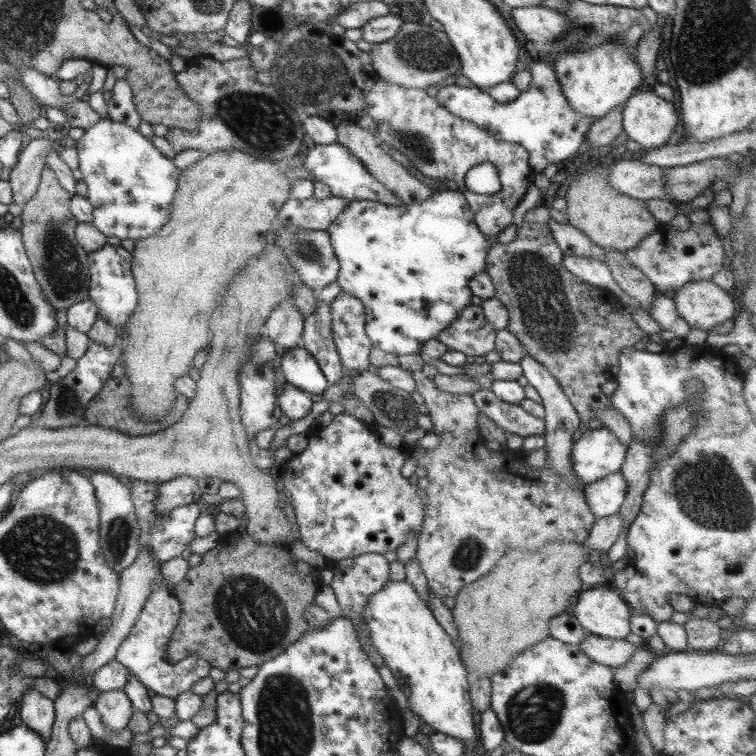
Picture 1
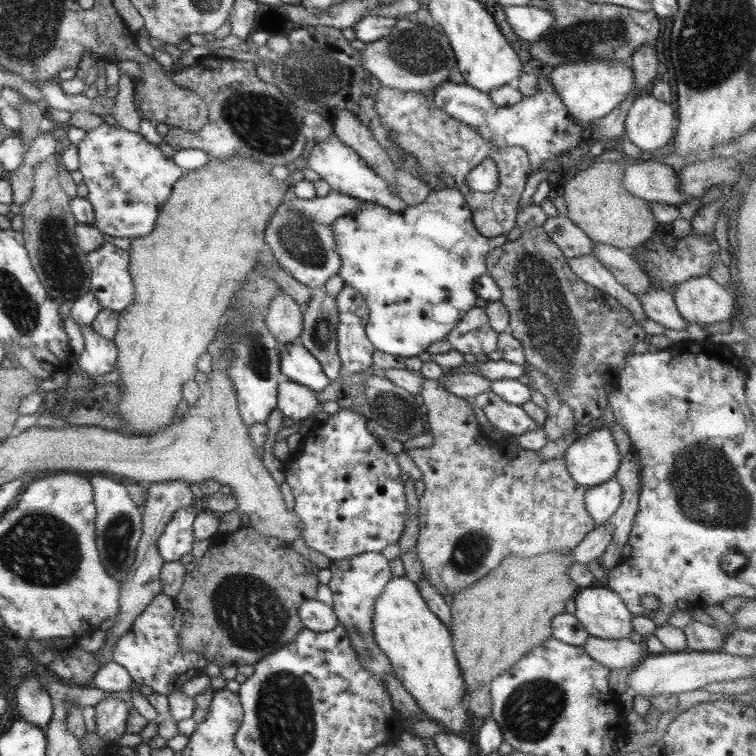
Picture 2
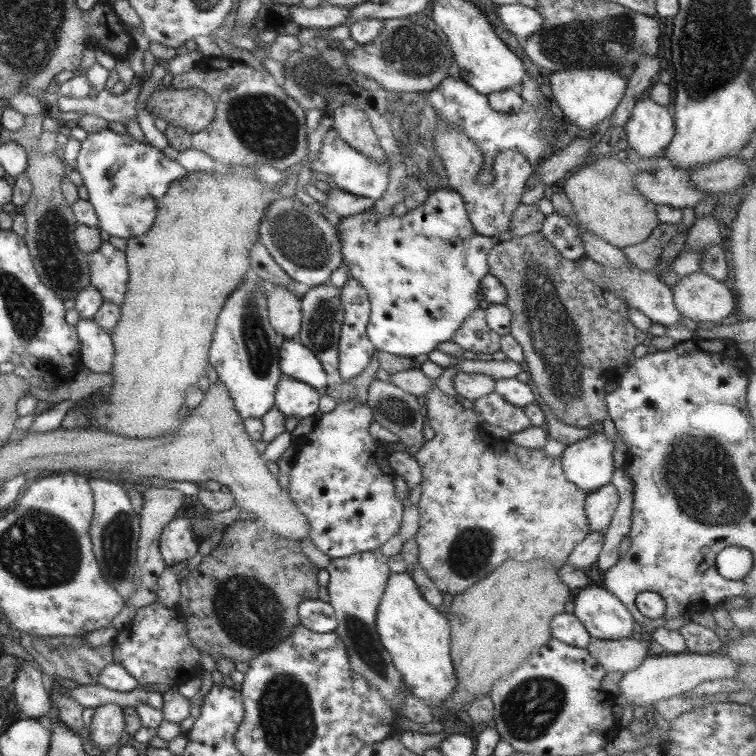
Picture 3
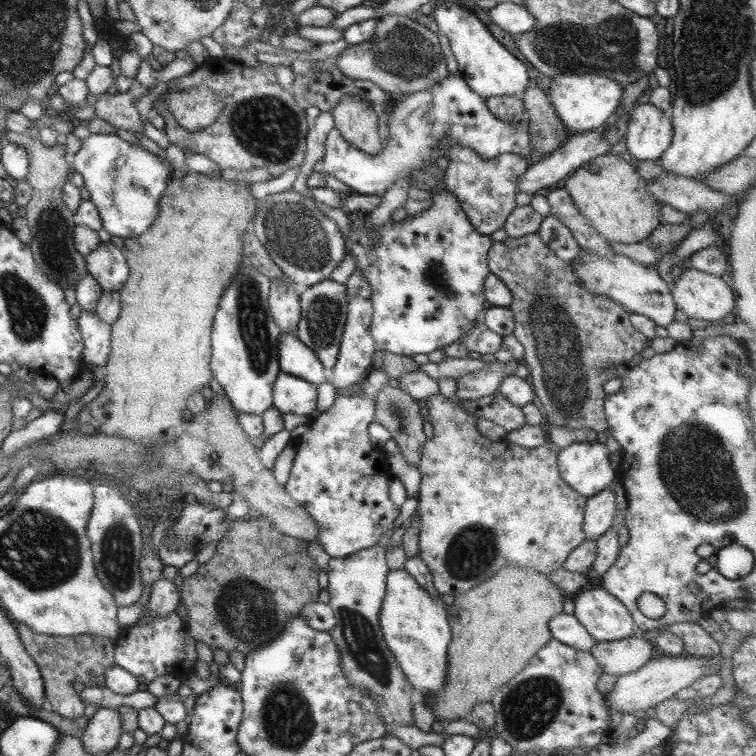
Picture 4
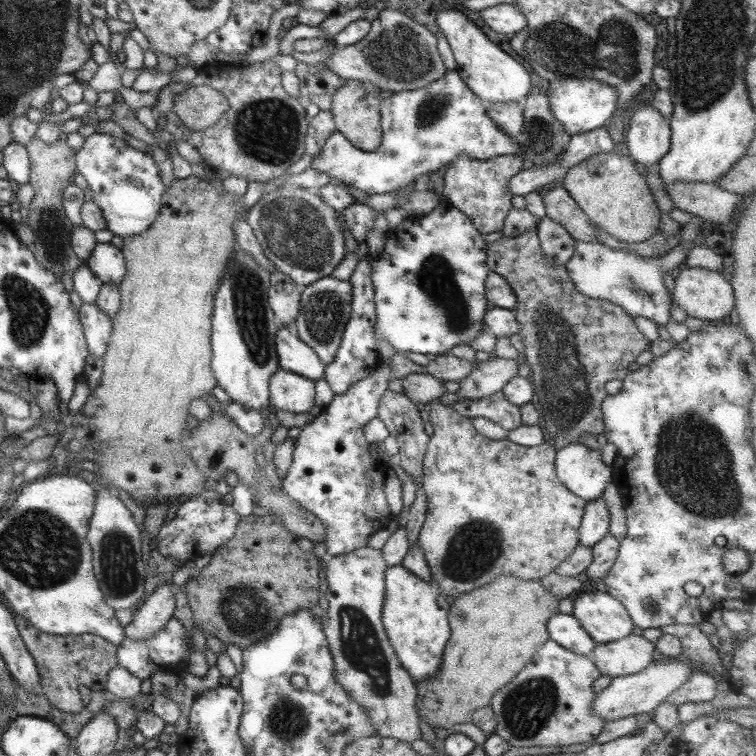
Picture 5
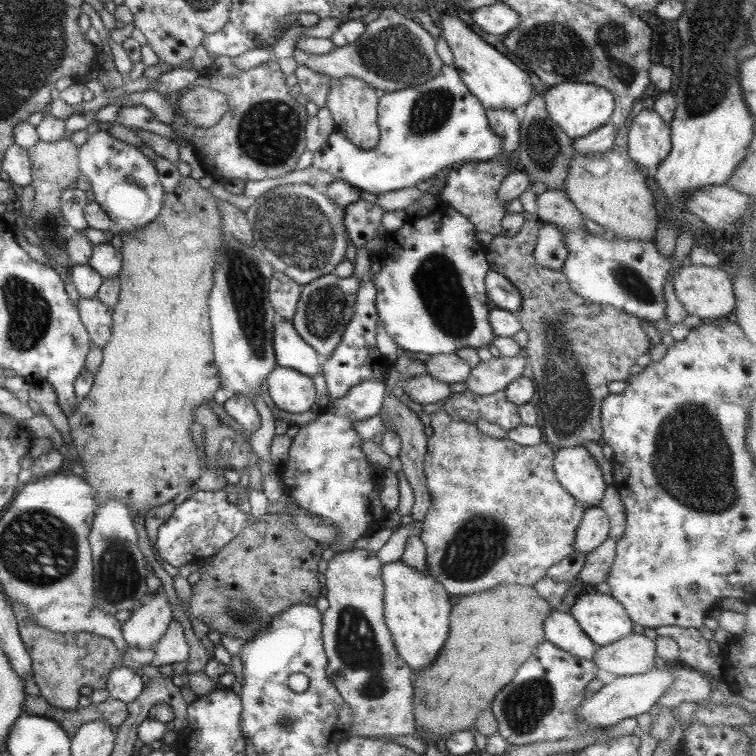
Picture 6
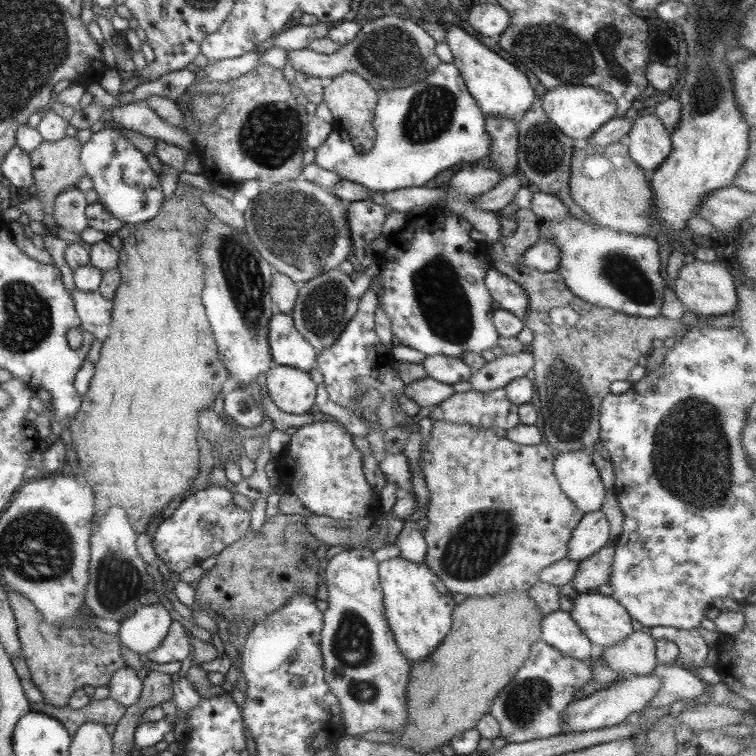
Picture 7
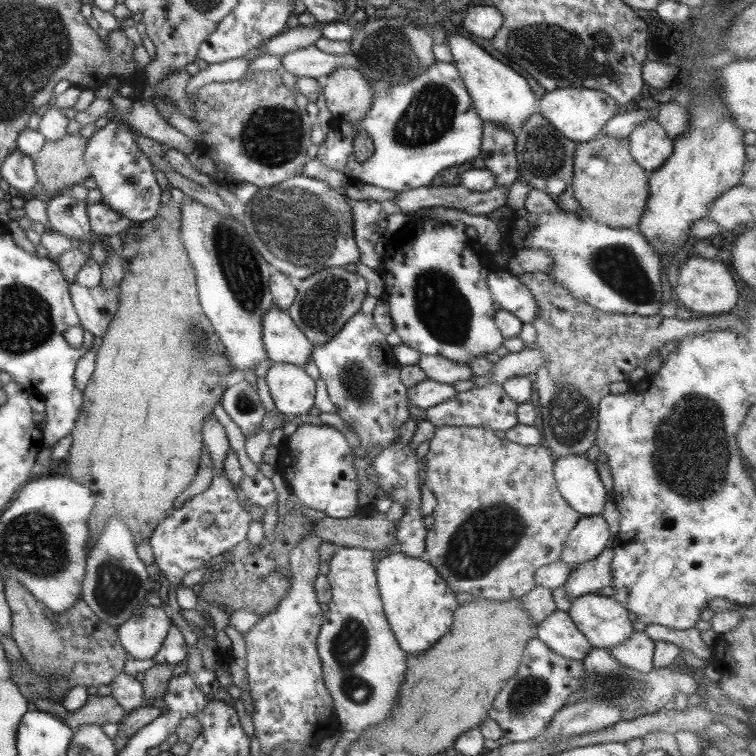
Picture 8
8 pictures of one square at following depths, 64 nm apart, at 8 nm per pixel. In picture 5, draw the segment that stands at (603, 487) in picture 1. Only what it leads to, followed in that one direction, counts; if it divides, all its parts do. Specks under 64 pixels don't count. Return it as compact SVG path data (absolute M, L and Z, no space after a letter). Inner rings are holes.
M597 497L587 501L581 517L579 533L579 545L592 547L608 534L609 512L603 497Z

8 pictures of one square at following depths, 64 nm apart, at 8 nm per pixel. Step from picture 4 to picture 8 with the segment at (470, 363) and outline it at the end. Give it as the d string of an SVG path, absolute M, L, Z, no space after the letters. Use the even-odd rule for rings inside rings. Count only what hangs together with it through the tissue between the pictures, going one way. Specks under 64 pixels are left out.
M422 355L417 365L427 379L438 383L453 384L459 380L469 380L472 373L467 366L460 366L455 362L439 355Z

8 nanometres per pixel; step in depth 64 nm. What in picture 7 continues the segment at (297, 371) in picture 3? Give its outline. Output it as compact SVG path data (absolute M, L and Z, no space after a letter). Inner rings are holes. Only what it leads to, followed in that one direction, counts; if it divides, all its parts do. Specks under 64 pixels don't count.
M274 311L267 324L267 345L272 365L309 373L316 363L316 350L295 330L290 314Z

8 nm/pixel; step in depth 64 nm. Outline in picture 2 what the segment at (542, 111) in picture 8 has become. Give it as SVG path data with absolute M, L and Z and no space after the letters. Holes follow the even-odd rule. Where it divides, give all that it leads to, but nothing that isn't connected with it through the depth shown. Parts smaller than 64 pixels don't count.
M592 57L579 63L560 64L548 71L548 78L568 116L587 128L593 121L609 115L611 110L619 106L634 84L628 62L619 61L615 57Z

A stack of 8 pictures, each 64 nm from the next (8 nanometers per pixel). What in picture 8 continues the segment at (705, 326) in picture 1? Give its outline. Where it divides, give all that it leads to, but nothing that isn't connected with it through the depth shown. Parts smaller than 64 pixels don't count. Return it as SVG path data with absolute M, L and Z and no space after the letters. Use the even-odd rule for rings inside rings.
M691 257L678 267L675 296L680 305L689 309L693 315L719 315L727 313L737 304L737 286L731 278L733 274L719 262L703 258Z

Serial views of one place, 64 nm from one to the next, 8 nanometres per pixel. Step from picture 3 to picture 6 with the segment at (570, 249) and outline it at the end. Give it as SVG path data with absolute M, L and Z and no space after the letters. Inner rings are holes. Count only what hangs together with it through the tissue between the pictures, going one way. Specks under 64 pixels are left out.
M542 223L534 246L535 263L551 269L560 270L567 256L560 230L550 223Z

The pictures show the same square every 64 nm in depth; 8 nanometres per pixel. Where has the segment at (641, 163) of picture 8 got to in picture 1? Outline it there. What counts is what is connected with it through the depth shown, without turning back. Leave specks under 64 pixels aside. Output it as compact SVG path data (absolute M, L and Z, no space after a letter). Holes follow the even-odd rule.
M637 90L623 106L620 114L622 130L625 131L627 138L634 140L641 147L641 151L666 145L677 126L677 113L671 103L662 100L652 91Z

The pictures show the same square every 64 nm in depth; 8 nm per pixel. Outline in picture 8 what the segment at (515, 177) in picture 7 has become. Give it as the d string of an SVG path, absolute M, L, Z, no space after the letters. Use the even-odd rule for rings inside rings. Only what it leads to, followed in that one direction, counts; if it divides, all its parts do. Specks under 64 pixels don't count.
M443 186L429 188L412 188L396 192L393 204L402 213L411 213L423 208L449 207L472 215L489 214L491 210L503 206L507 202L505 187L493 187L487 192L471 192L463 186Z

